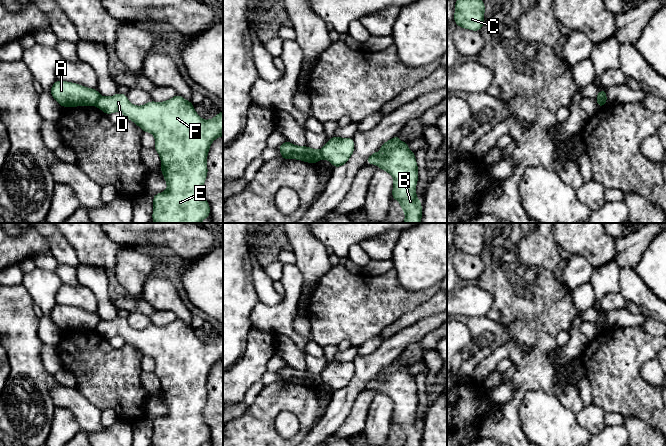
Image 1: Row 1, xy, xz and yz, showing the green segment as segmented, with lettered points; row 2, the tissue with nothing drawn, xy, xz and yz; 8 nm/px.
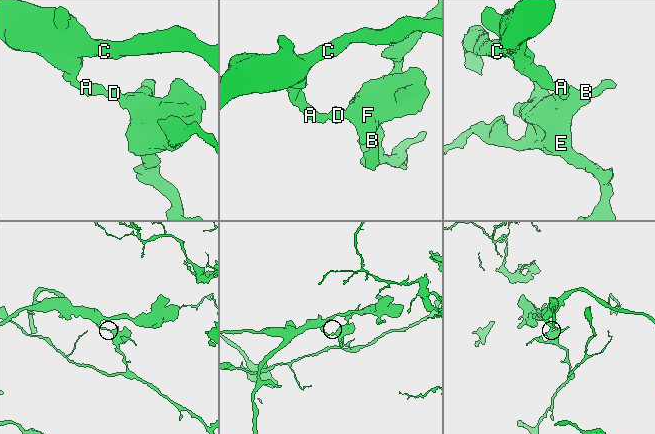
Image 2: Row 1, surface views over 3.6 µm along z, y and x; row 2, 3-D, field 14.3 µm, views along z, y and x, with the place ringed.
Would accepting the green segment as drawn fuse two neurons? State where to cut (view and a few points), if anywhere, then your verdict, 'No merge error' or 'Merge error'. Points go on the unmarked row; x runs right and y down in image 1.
Split along xy (100, 320), (95, 329). Merge error

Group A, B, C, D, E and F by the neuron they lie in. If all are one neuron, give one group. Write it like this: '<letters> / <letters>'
A C / B D E F

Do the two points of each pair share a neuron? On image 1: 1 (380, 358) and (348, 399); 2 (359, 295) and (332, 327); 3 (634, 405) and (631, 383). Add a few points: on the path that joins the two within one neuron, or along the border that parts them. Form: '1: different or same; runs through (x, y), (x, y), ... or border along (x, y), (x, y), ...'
1: same; runs through (370, 368), (353, 389)
2: same; runs through (351, 303), (335, 319)
3: same; runs through (634, 400), (631, 396), (631, 388)

